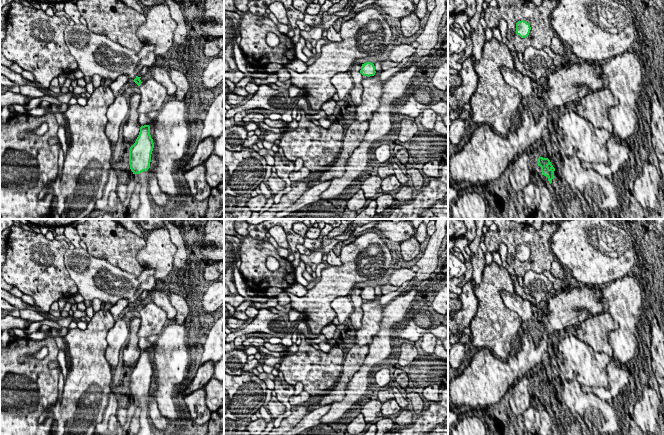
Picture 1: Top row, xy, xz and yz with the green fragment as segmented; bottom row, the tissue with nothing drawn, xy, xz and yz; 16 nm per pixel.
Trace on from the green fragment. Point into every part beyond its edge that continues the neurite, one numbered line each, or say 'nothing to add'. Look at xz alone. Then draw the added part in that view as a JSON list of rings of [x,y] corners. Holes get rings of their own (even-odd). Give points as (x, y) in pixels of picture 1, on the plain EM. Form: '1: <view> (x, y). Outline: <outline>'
nothing to add

